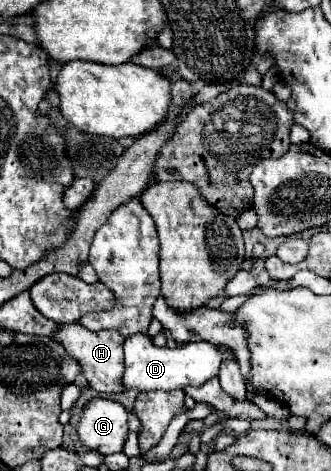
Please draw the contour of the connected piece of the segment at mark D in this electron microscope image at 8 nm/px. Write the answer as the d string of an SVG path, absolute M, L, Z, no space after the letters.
M133 334L125 338L125 378L123 384L127 390L173 390L173 388L187 388L187 386L203 386L211 378L217 378L217 370L225 354L211 342L189 342L179 348L157 348L147 334Z

